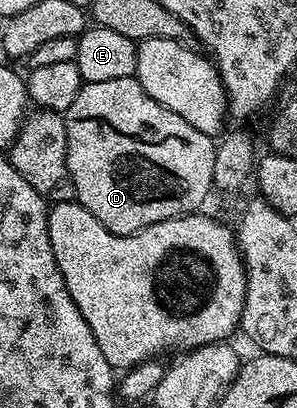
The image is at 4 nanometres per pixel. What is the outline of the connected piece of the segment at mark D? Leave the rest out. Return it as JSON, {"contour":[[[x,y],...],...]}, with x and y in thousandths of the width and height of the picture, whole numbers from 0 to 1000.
{"contour":[[[451,186],[377,191],[367,201],[279,203],[269,230],[256,230],[256,250],[242,250],[242,260],[229,260],[215,292],[222,297],[222,346],[229,348],[222,426],[232,458],[249,458],[246,488],[276,500],[283,515],[310,522],[377,574],[441,578],[525,544],[552,544],[596,529],[636,529],[663,522],[677,512],[667,507],[680,498],[687,502],[697,498],[714,456],[724,346],[710,336],[673,328],[673,319],[660,319],[660,309],[620,299],[620,289],[606,289],[606,279],[579,279],[579,270],[566,270],[566,260],[539,260],[539,250],[525,250],[525,240],[502,235],[485,221],[485,211],[471,211],[471,201]]]}

